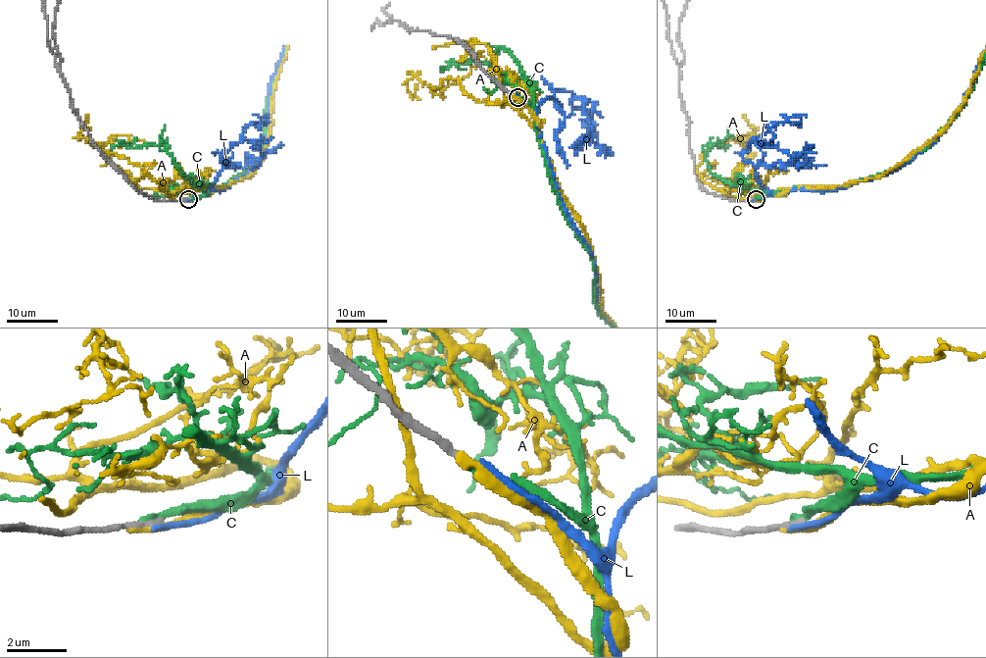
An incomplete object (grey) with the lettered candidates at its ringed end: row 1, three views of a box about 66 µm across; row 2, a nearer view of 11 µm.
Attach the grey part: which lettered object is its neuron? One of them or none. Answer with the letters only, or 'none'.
none

